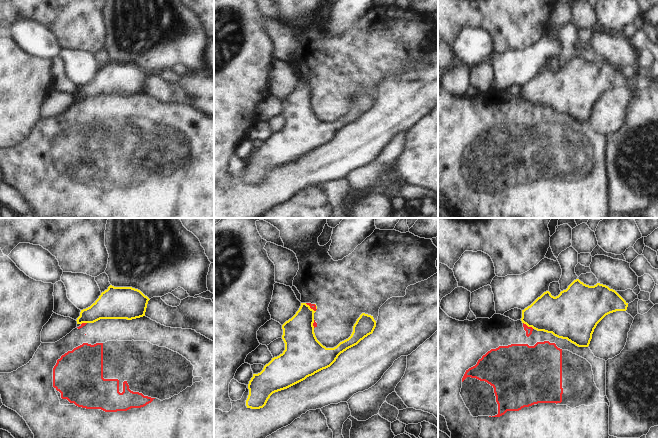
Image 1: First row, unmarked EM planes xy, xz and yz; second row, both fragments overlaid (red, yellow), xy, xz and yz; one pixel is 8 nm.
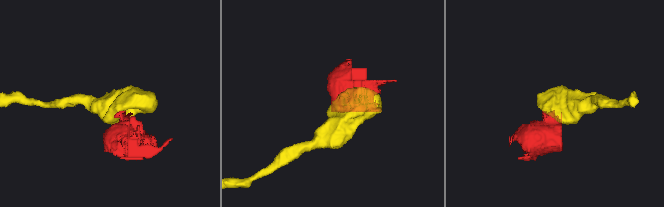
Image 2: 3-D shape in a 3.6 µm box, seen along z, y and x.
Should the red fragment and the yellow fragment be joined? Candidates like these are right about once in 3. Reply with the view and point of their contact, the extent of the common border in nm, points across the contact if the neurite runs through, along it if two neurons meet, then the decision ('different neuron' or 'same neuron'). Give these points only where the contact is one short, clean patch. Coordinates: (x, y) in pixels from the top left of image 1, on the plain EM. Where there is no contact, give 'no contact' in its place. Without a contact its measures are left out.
contact yz (527, 102); length 100 nm; border yz (523, 98), (533, 104); different neuron

